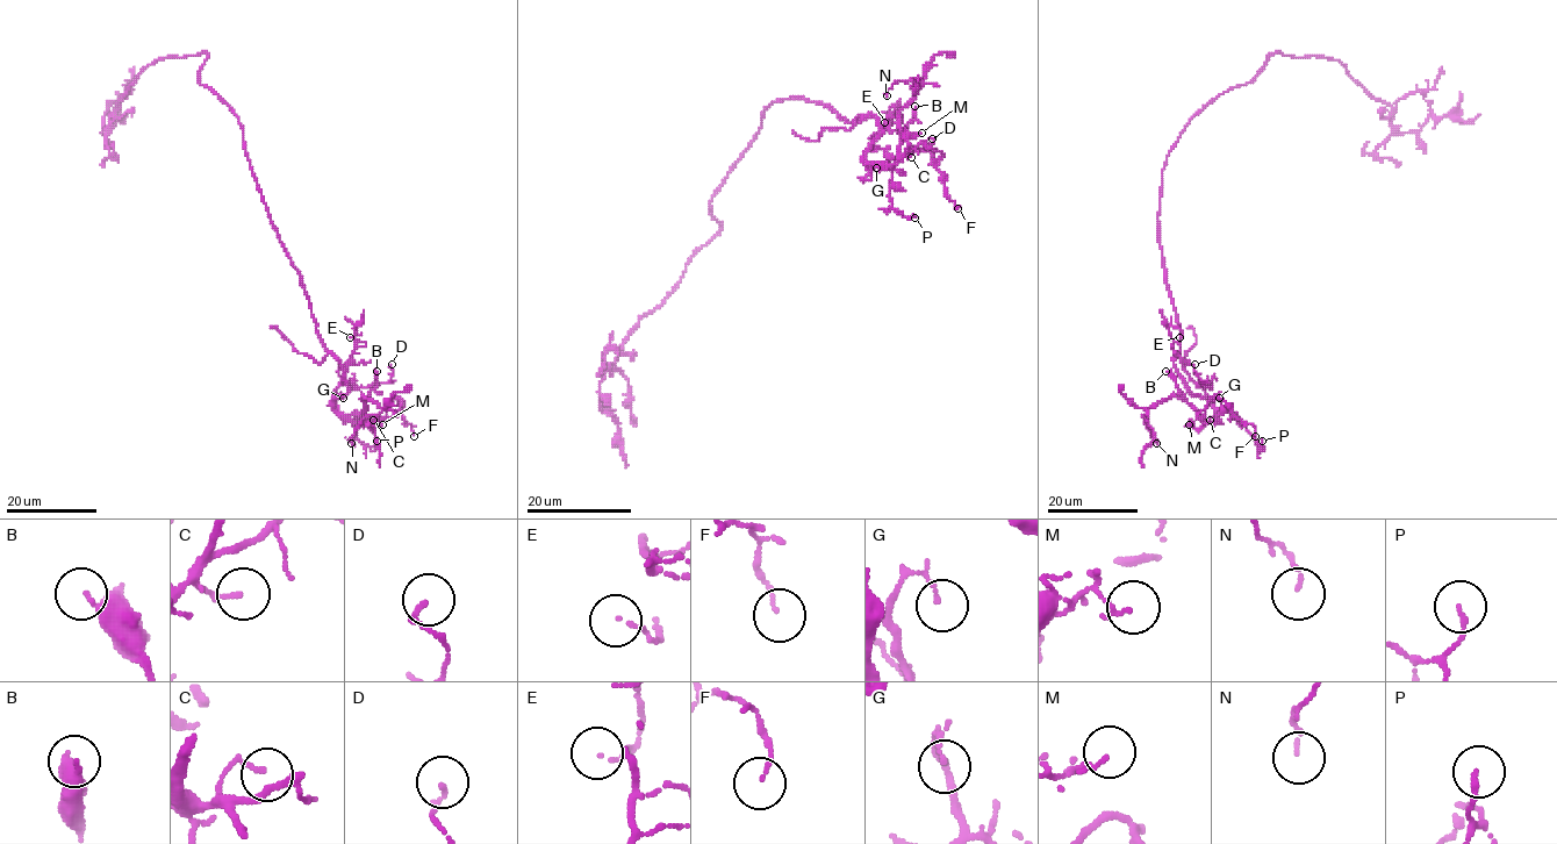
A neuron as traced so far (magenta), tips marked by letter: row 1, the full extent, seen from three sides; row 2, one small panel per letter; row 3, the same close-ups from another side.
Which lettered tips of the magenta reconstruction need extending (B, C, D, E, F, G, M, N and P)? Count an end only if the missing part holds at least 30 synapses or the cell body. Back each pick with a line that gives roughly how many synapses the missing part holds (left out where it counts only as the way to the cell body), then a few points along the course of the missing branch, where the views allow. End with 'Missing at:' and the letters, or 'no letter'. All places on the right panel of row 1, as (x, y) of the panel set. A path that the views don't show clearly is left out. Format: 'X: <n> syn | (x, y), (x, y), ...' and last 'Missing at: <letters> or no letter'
Missing at: no letter

